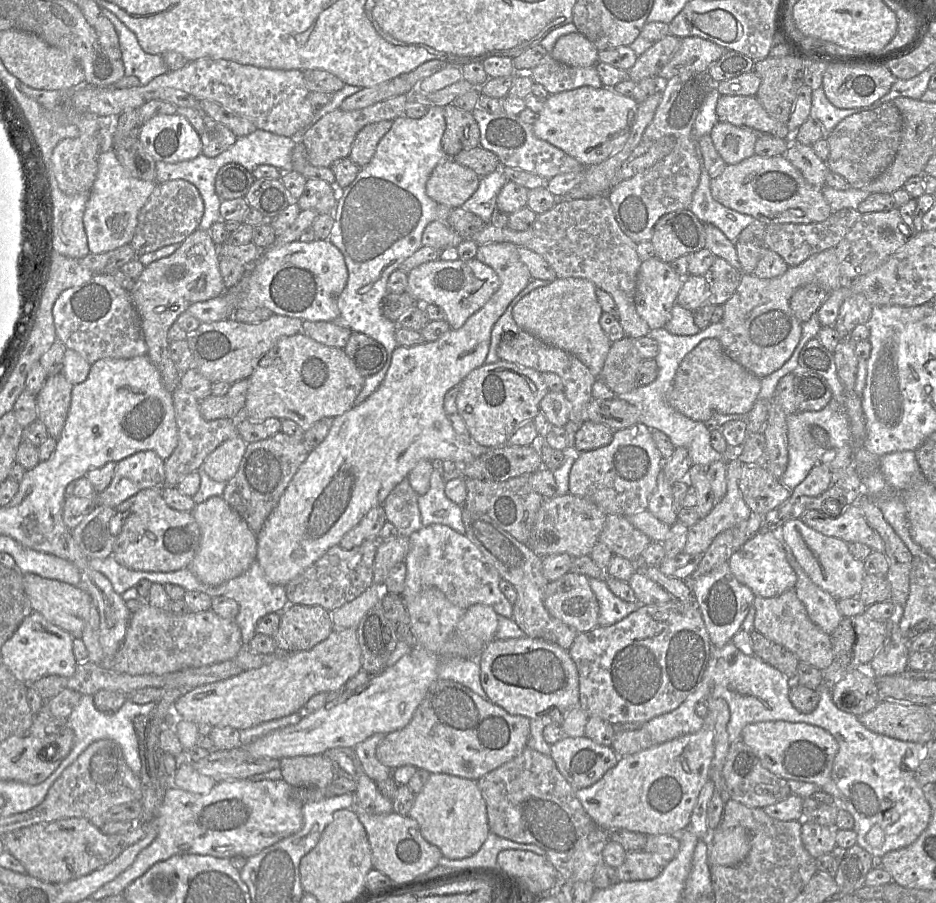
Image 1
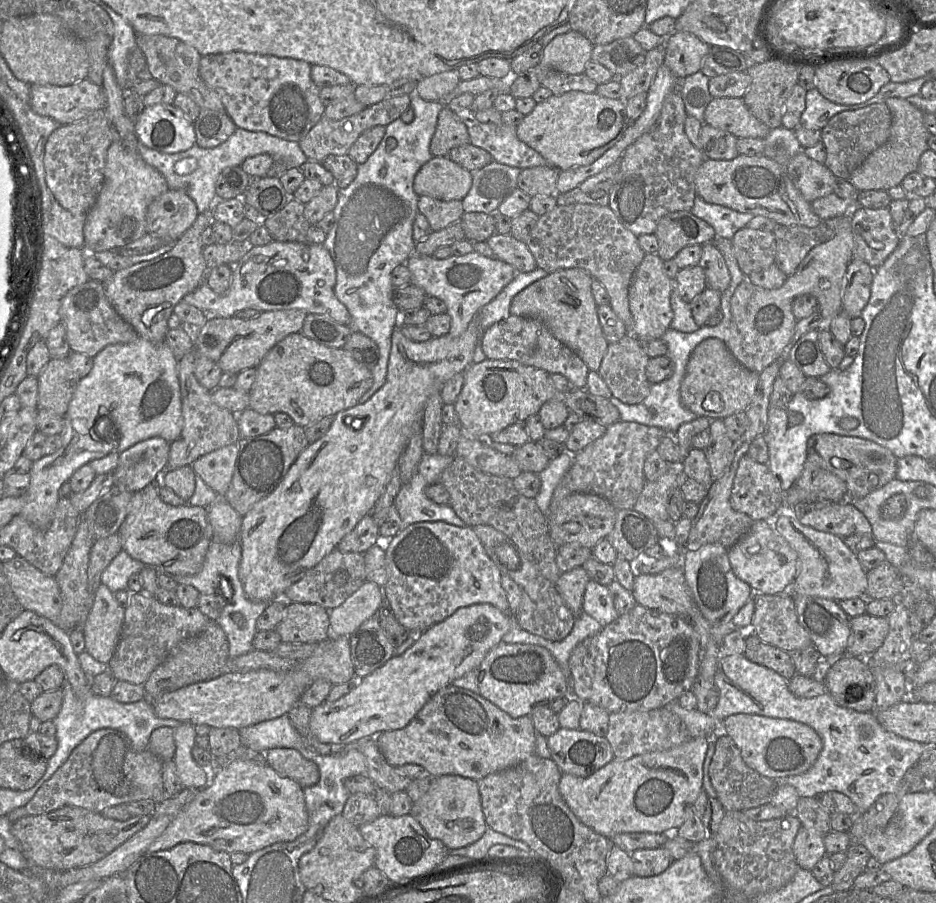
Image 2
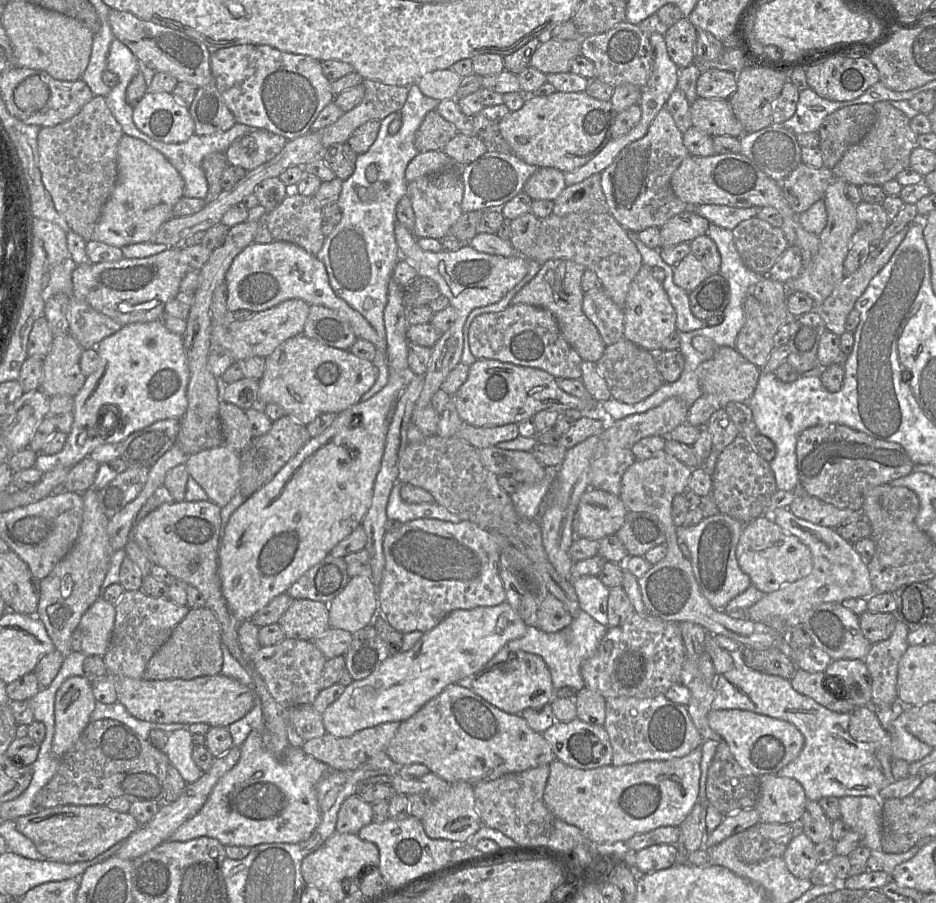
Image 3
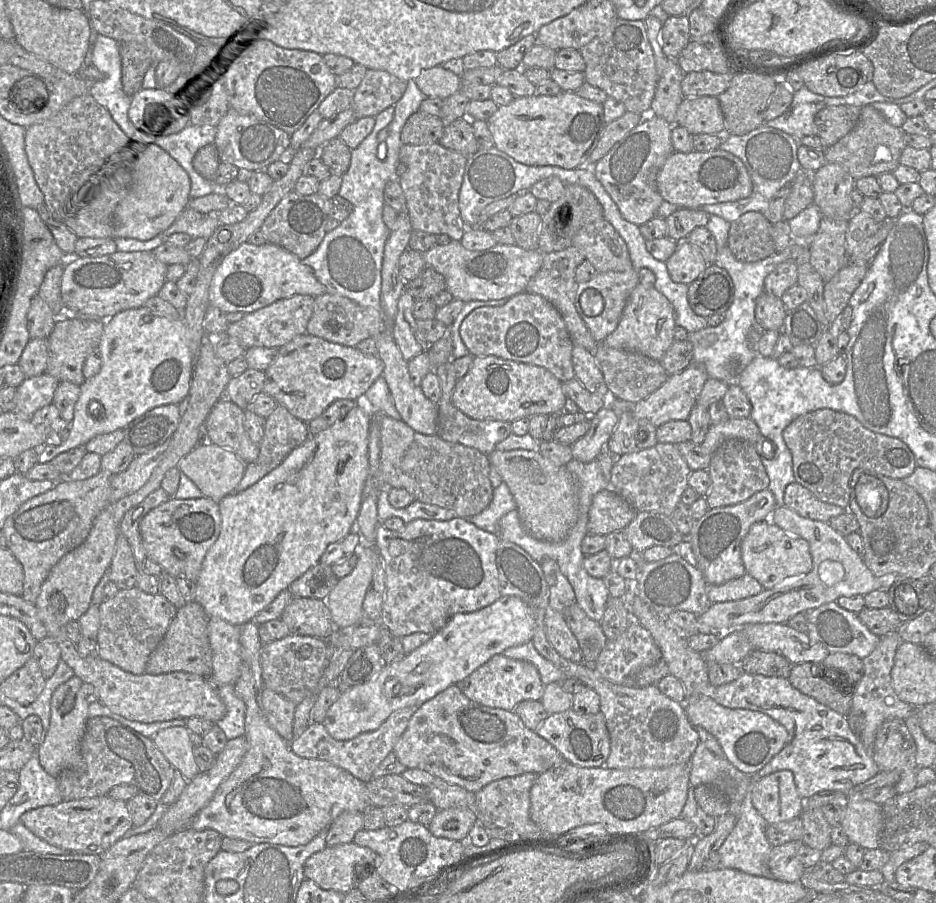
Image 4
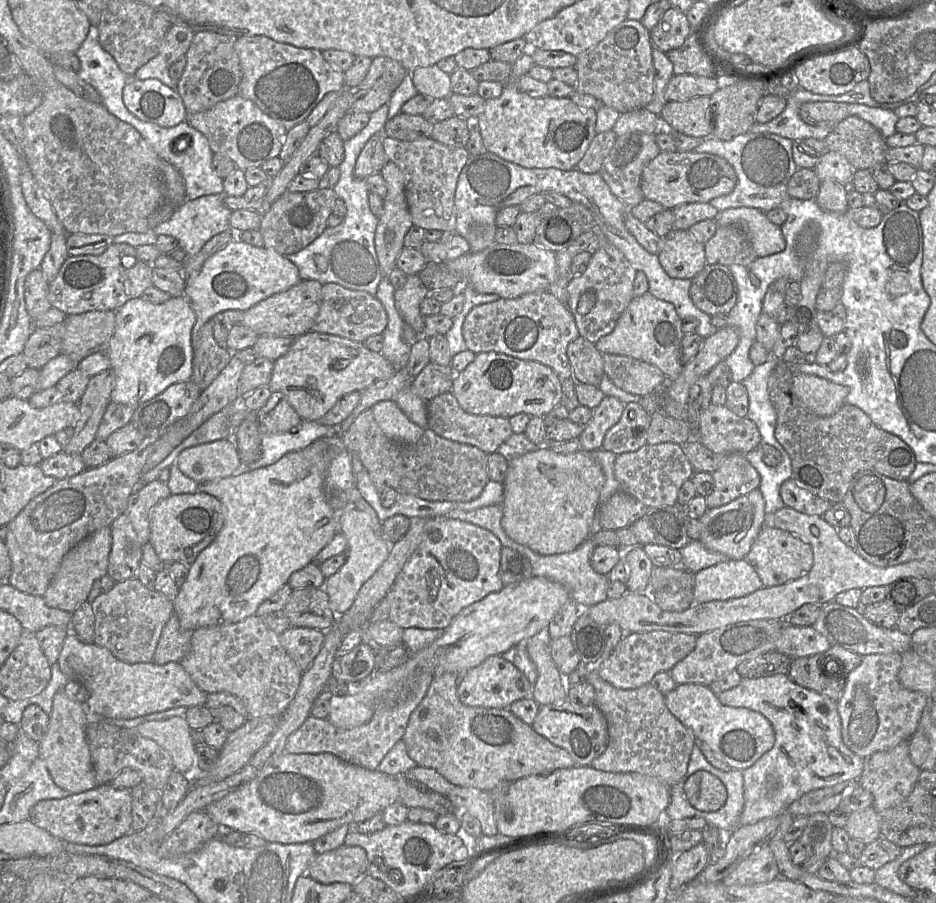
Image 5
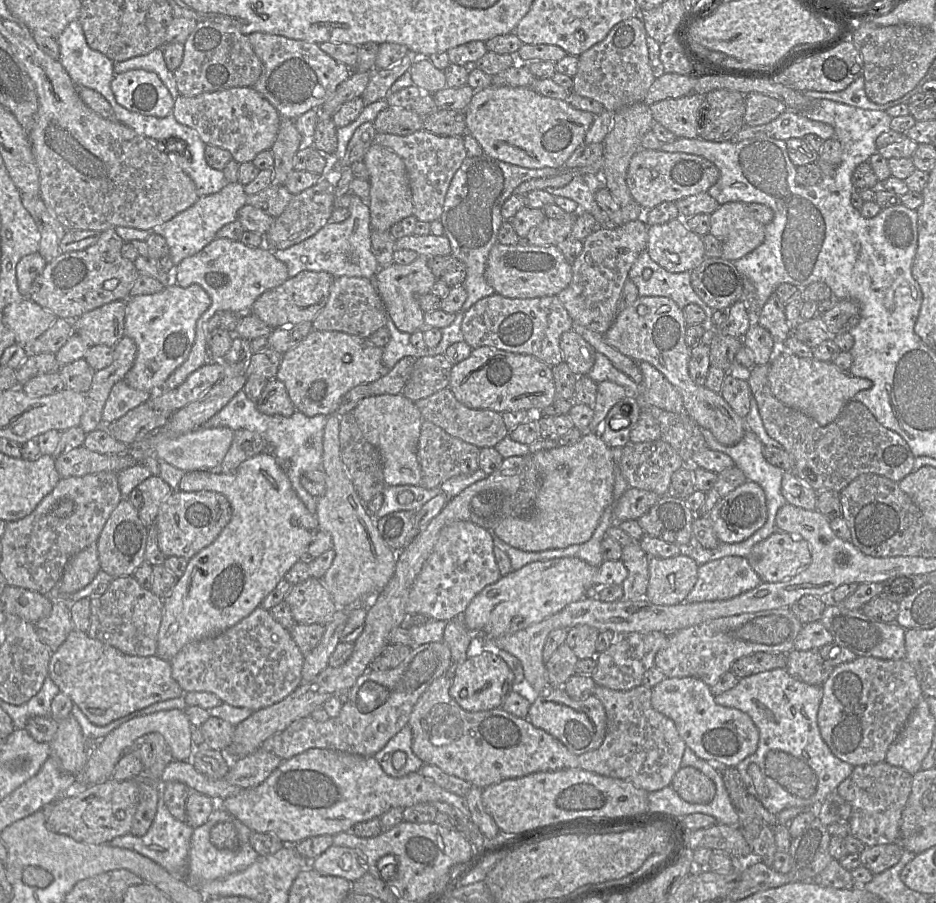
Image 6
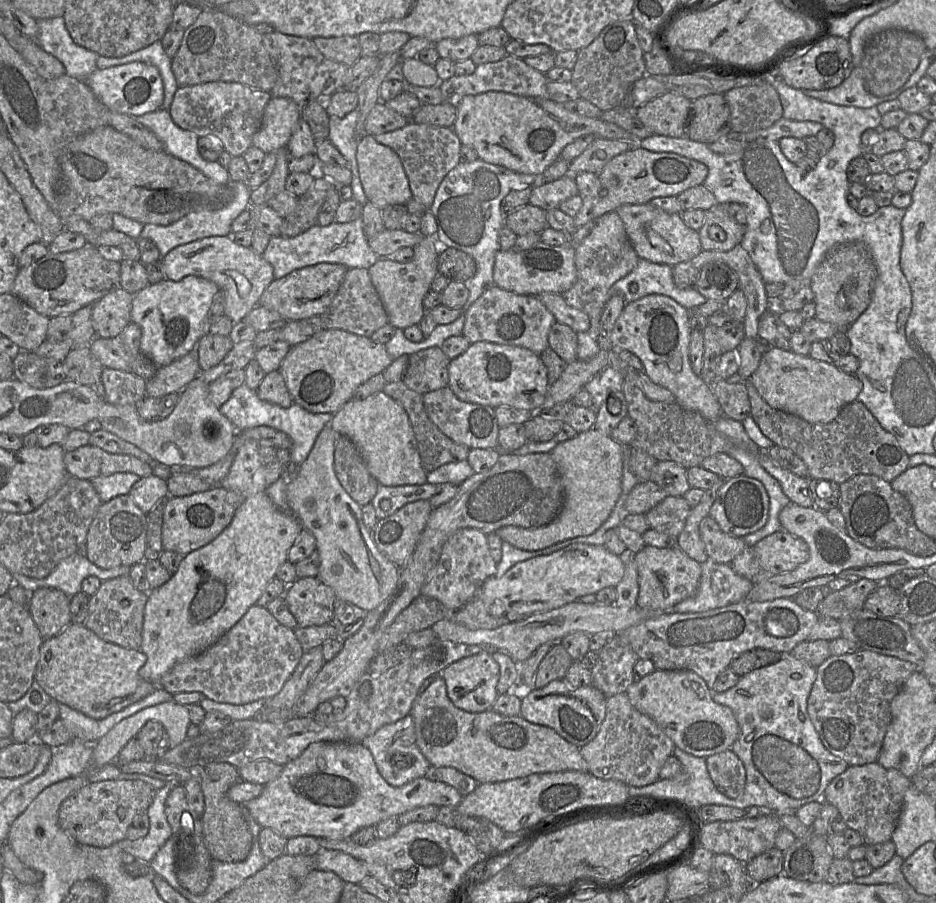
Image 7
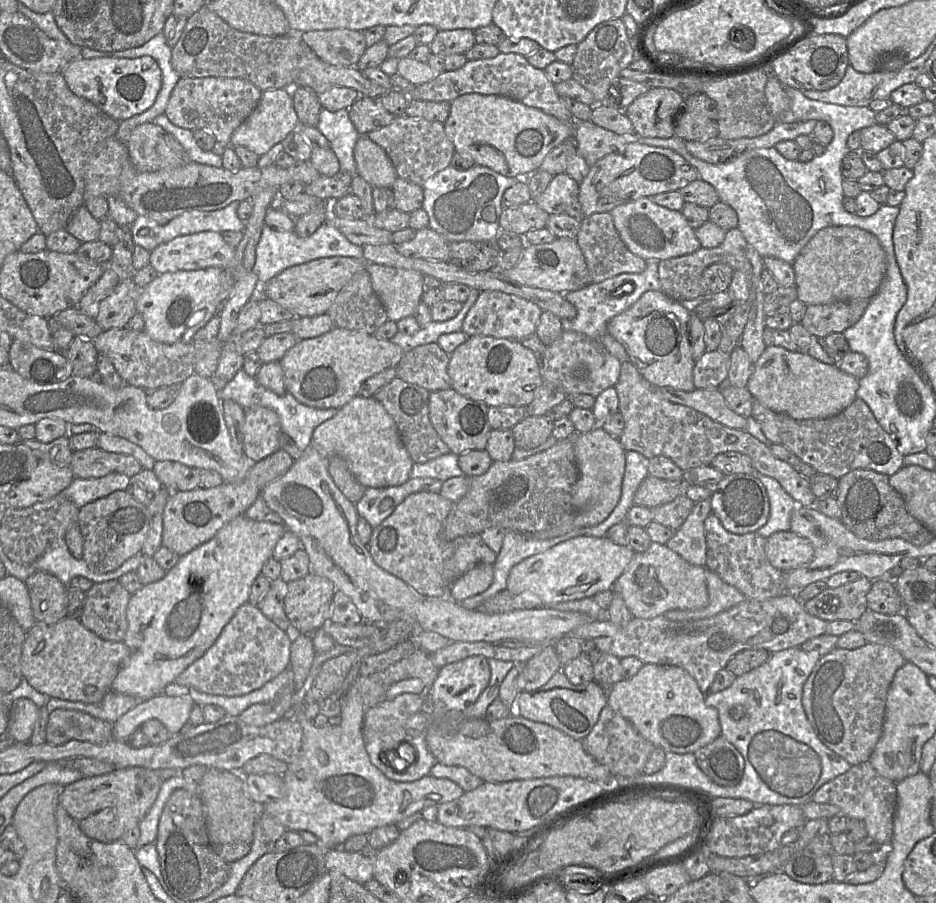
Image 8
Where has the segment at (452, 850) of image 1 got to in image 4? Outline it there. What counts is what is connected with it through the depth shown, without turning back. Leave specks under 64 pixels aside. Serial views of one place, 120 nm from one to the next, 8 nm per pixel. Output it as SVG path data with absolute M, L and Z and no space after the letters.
M455 807L438 810L428 829L436 837L462 841L477 822L475 812L468 808Z

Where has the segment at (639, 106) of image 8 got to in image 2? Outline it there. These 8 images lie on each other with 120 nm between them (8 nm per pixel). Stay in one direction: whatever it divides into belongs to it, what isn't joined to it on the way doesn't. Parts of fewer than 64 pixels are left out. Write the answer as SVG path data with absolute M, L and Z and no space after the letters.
M713 98L707 105L703 124L727 131L737 138L764 139L771 130L747 108L742 98Z

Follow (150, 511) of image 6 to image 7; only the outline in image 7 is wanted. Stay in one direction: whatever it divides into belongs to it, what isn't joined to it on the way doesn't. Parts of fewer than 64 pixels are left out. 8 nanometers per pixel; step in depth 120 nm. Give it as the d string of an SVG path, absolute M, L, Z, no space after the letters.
M154 474L141 477L129 492L134 503L144 514L148 514L160 501L166 501L169 496L167 482Z

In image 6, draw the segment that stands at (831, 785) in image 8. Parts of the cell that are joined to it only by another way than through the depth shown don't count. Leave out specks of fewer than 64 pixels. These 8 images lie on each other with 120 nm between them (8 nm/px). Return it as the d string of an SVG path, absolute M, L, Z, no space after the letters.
M886 761L855 766L836 789L851 806L850 834L866 847L900 842L900 820L912 790L913 775Z

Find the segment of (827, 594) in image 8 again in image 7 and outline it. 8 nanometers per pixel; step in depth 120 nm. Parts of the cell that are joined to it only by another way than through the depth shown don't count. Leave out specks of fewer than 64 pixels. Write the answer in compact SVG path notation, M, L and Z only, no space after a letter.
M860 578L842 590L829 592L819 604L817 613L820 617L830 617L836 620L849 617L864 609L867 597L877 589L879 584Z

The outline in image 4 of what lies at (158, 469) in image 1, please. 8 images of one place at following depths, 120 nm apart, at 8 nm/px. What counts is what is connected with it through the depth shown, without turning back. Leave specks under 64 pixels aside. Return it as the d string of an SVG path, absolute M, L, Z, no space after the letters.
M179 404L157 406L125 427L124 441L131 446L135 456L146 454L171 439L179 421Z

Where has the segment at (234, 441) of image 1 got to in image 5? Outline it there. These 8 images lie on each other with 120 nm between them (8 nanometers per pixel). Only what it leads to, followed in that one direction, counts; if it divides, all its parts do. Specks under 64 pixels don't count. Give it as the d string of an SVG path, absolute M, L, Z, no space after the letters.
M228 438L188 447L174 465L198 484L232 476L242 469L236 445Z

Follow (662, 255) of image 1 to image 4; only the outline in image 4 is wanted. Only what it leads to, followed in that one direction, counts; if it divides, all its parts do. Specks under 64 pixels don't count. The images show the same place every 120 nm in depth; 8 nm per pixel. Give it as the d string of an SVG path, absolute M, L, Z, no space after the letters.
M678 208L666 218L666 236L675 241L687 240L693 229L707 225L709 217L701 208Z

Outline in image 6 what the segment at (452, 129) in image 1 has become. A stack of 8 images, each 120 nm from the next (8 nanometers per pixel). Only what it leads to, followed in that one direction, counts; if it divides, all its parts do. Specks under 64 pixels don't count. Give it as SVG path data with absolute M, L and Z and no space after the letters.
M389 106L376 116L372 124L378 134L408 136L423 129L423 117L410 108Z

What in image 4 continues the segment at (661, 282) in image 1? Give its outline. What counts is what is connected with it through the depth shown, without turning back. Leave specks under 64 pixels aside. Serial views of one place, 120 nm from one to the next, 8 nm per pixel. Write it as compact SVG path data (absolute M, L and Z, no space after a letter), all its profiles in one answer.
M638 283L628 298L618 326L600 345L638 352L660 361L674 342L675 327L674 310L669 300L654 286Z

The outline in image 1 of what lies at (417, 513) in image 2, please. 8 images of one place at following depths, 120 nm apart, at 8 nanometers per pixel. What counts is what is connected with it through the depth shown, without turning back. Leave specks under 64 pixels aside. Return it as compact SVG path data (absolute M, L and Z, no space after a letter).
M442 460L431 461L434 470L430 477L430 487L427 493L419 495L418 506L423 526L443 524L460 534L465 534L462 520L462 505L452 502L445 495L445 484L442 473Z

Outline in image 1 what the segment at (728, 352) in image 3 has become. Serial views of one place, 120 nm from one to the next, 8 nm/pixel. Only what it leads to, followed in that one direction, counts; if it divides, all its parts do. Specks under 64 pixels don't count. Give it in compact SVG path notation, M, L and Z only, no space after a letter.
M707 338L681 361L666 400L679 413L704 423L717 414L746 415L758 399L760 390L761 378L729 358L719 339Z

